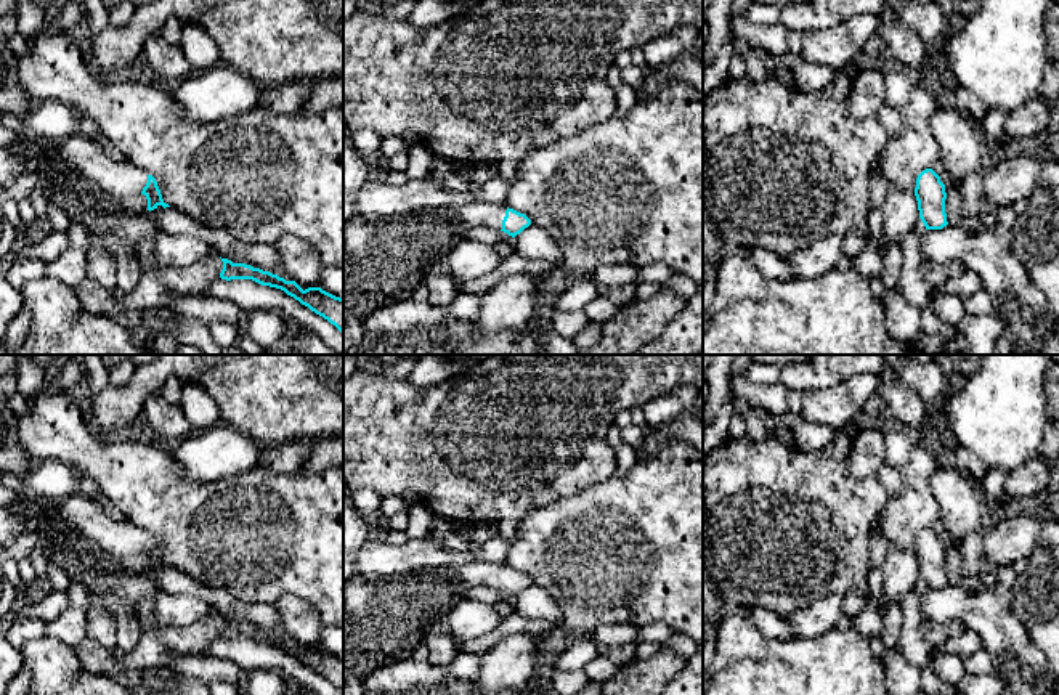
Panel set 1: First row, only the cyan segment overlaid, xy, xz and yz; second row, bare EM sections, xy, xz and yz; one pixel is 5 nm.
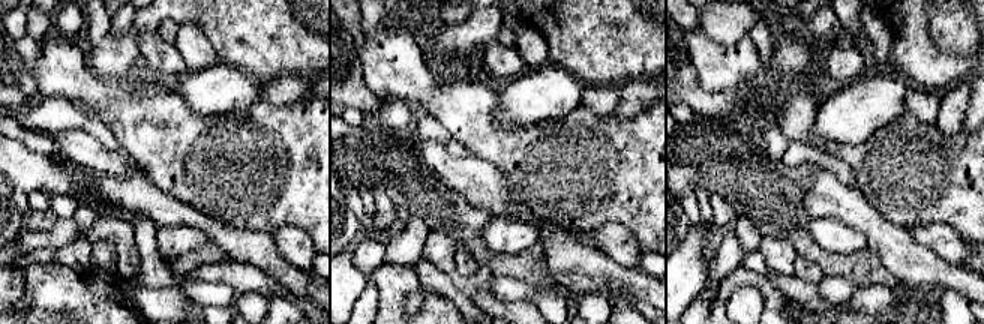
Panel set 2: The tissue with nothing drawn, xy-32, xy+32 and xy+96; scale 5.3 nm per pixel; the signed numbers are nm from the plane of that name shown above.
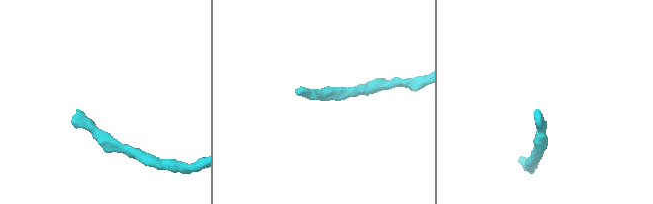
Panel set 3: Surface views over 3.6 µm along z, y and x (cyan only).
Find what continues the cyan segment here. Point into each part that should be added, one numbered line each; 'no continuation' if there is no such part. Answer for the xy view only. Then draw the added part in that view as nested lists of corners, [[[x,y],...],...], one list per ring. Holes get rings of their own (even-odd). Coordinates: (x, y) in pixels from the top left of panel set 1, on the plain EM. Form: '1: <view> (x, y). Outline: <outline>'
1: xy (119, 538). Outline: [[[71,494],[56,502],[59,517],[69,528],[95,541],[103,551],[130,557],[143,551],[148,543],[148,531],[130,522],[119,522],[103,512],[103,509],[79,494]]]

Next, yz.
no continuation

